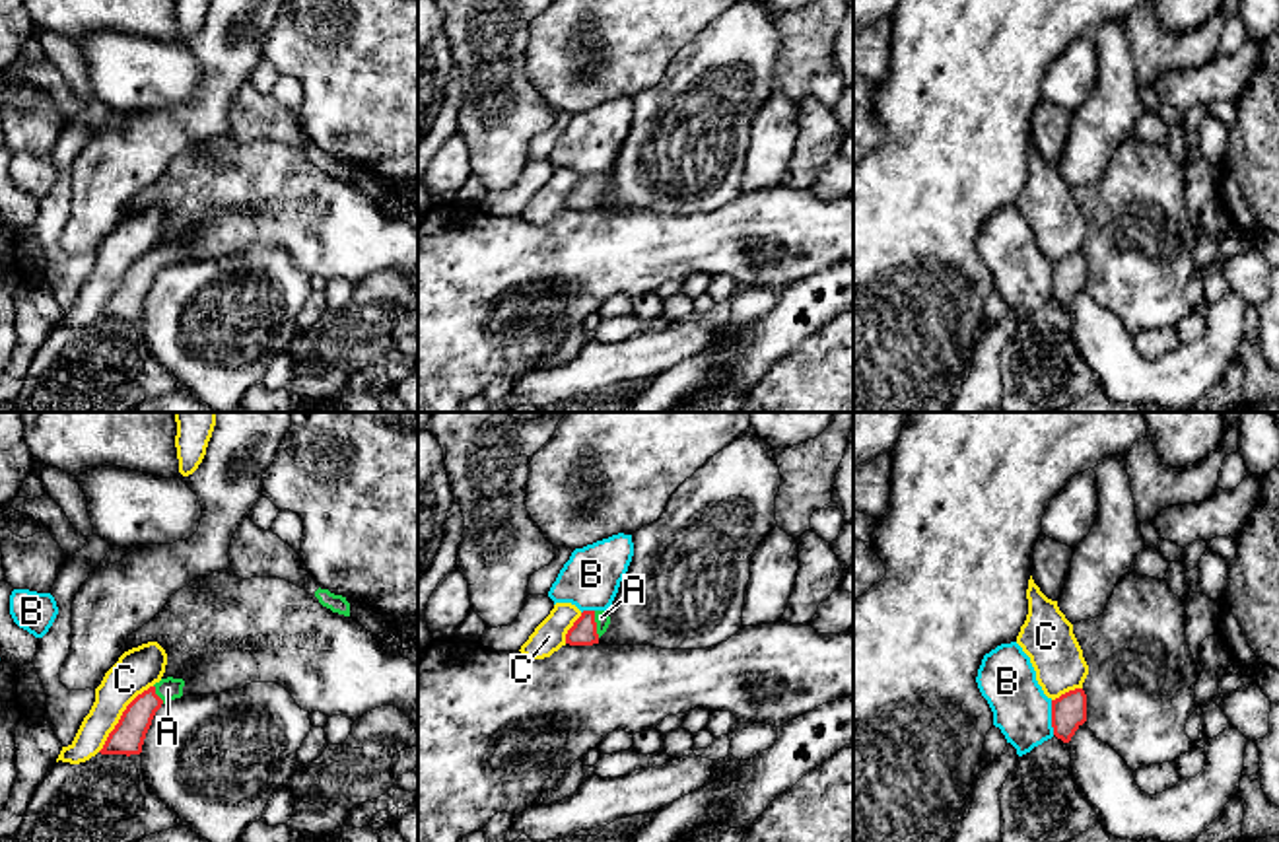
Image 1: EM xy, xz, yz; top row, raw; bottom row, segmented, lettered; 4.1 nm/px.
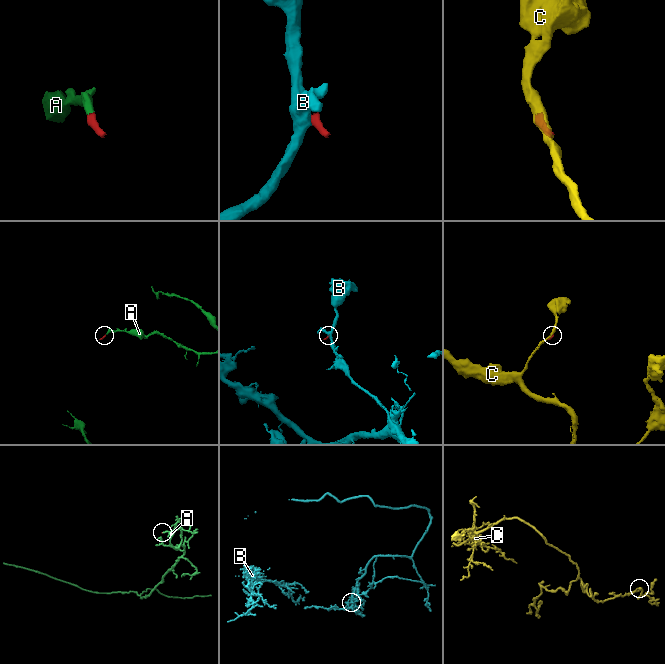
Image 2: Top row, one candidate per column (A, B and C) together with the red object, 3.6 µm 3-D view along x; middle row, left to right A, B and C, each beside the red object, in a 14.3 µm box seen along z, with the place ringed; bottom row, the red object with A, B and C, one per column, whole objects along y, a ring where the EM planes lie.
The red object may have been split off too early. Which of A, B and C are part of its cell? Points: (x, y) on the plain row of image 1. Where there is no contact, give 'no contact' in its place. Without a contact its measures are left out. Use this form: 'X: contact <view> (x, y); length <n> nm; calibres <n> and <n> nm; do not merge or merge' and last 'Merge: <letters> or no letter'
A: contact xz (595, 189); length 110 nm; calibres 110 and 60 nm; merge
B: contact yz (1052, 282); length 140 nm; calibres 140 and 240 nm; do not merge
C: contact xy (121, 280); length 360 nm; calibres 140 and 180 nm; do not merge
Merge: A

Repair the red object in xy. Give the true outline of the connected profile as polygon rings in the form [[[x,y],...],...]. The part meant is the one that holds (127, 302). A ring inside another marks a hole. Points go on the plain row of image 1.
[[[161,243],[142,259],[138,259],[122,276],[119,288],[109,298],[101,319],[140,319],[146,298],[156,276],[169,264],[183,261],[183,243]]]

